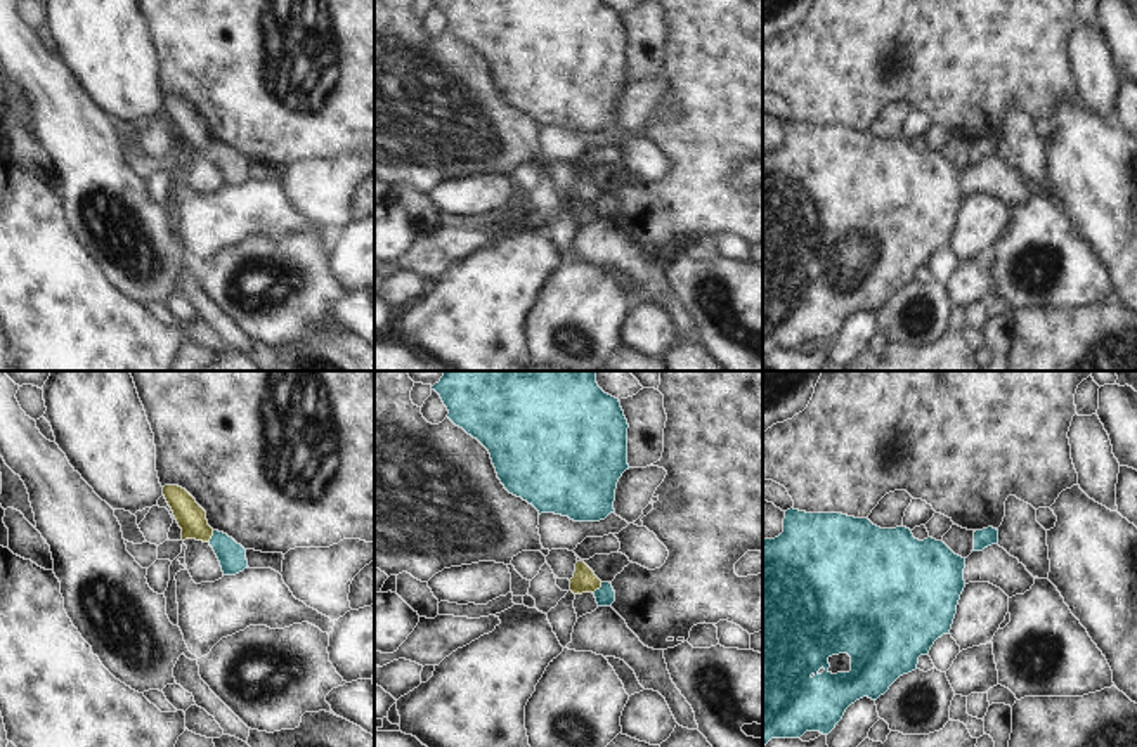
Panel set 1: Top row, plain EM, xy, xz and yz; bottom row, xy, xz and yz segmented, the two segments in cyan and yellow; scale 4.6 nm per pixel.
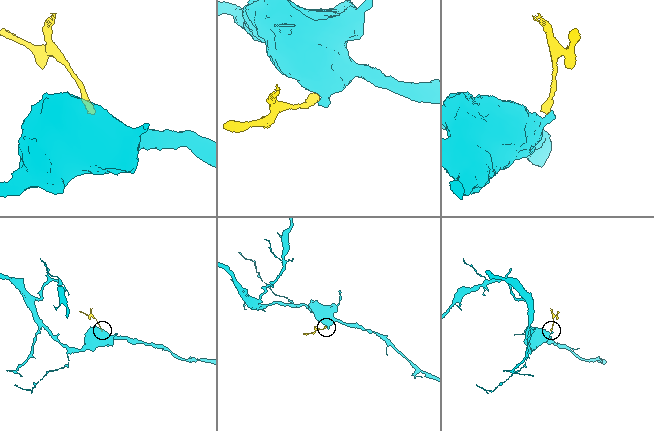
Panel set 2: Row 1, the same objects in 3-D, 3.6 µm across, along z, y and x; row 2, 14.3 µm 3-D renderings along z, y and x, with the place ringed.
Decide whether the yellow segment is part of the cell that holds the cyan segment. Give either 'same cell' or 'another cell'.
another cell

